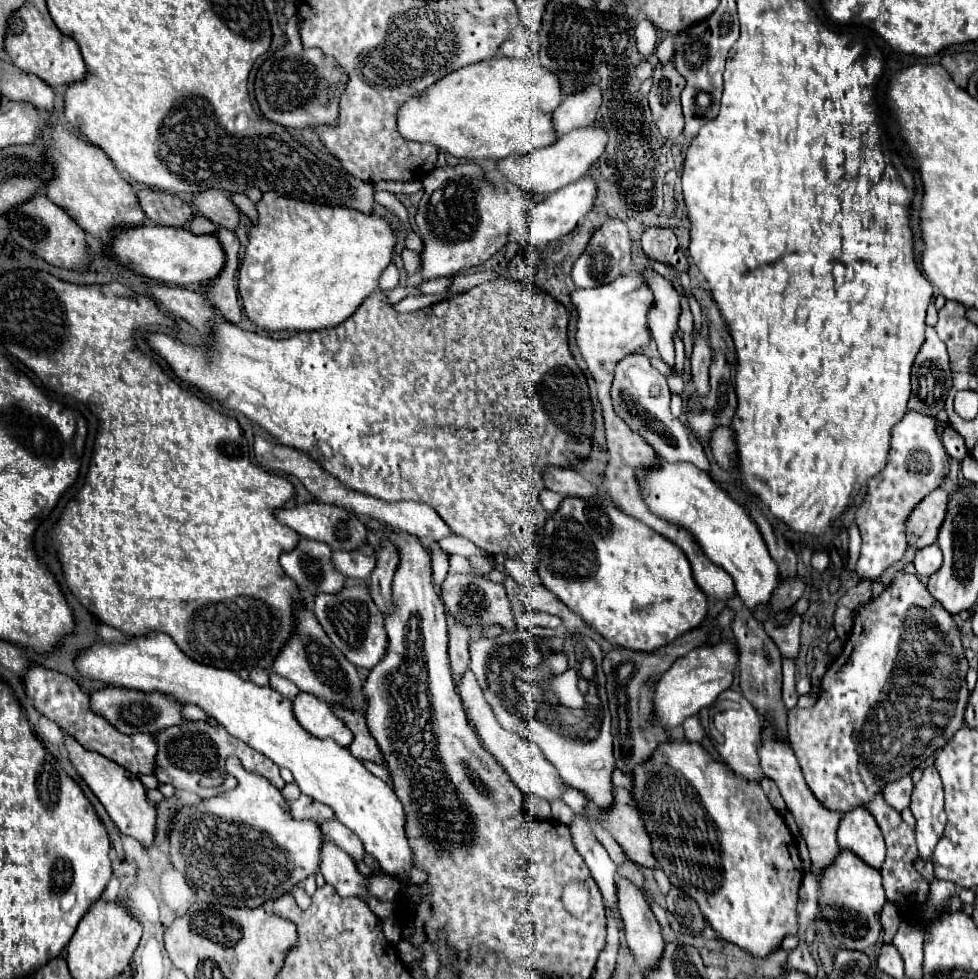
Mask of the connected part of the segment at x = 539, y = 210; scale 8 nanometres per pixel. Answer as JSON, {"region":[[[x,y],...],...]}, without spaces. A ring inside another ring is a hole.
{"region":[[[586,175],[584,179],[580,179],[572,185],[566,185],[562,189],[558,189],[558,193],[552,193],[550,197],[540,199],[534,205],[534,209],[530,209],[530,217],[528,217],[530,233],[528,233],[526,241],[530,245],[542,249],[544,245],[552,243],[554,239],[568,235],[578,225],[578,221],[592,209],[594,199],[596,199],[596,181],[590,175]]]}

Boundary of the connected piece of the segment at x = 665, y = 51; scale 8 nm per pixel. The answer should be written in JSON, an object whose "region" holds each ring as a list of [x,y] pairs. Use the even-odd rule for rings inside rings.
{"region":[[[664,35],[664,39],[656,47],[656,57],[660,59],[660,63],[668,63],[674,59],[674,43],[670,35]]]}

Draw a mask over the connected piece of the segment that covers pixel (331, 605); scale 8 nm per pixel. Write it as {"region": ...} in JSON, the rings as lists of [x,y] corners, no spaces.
{"region":[[[368,587],[346,589],[346,599],[342,599],[342,595],[318,593],[314,599],[314,615],[330,637],[330,641],[334,641],[334,645],[344,653],[344,657],[356,667],[370,671],[384,657],[388,649],[384,619],[378,607],[374,605]]]}

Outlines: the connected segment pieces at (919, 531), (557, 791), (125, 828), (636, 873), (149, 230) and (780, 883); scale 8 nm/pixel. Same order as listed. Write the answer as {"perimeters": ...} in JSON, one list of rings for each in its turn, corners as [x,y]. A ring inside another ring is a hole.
{"perimeters":[[[[936,489],[912,511],[906,521],[906,535],[912,547],[922,549],[936,541],[942,517],[946,517],[946,501],[950,501],[950,493]]],[[[464,673],[464,679],[460,683],[460,689],[458,689],[460,697],[462,697],[462,703],[466,707],[466,713],[468,713],[468,719],[476,725],[478,729],[478,735],[480,735],[480,741],[484,743],[484,747],[496,757],[496,761],[504,767],[504,771],[508,773],[508,777],[512,779],[512,783],[524,793],[524,795],[534,795],[538,799],[544,799],[548,803],[556,801],[556,799],[562,799],[562,779],[558,775],[558,771],[544,759],[542,751],[530,743],[530,741],[524,741],[522,737],[506,731],[494,717],[492,713],[492,707],[488,705],[488,701],[484,699],[484,693],[482,689],[478,687],[478,681],[474,677],[474,673]]],[[[66,737],[66,749],[70,753],[72,765],[76,767],[80,777],[88,783],[92,793],[100,799],[100,803],[104,805],[104,809],[108,811],[110,819],[120,829],[120,833],[134,837],[144,847],[150,847],[154,843],[154,835],[156,835],[156,805],[152,805],[148,801],[146,787],[140,783],[140,779],[126,773],[126,769],[122,769],[114,761],[110,761],[94,751],[84,749],[74,737]]],[[[626,857],[626,861],[624,861],[624,865],[616,871],[616,875],[620,877],[620,879],[626,879],[626,881],[630,881],[632,885],[636,885],[640,891],[644,891],[646,893],[646,885],[644,885],[644,875],[642,875],[642,871],[640,871],[640,867],[636,865],[636,863],[632,863],[630,861],[630,857]]],[[[140,225],[134,229],[118,231],[110,251],[120,263],[144,277],[154,281],[172,283],[180,287],[208,283],[218,277],[224,269],[226,255],[216,235],[194,235],[186,227],[164,227],[164,225]]],[[[668,741],[664,745],[658,747],[658,753],[654,753],[654,759],[644,763],[642,767],[636,769],[634,773],[634,789],[632,789],[632,797],[636,799],[636,803],[640,805],[642,811],[642,819],[646,823],[646,829],[650,833],[652,839],[652,849],[654,849],[654,857],[658,861],[658,865],[664,869],[664,873],[668,875],[670,883],[674,887],[678,887],[680,891],[684,891],[686,895],[690,895],[700,911],[704,913],[704,917],[708,919],[710,927],[726,941],[738,945],[740,949],[746,949],[752,957],[766,957],[766,953],[772,953],[774,949],[780,947],[782,939],[786,935],[796,935],[800,925],[798,925],[798,911],[796,911],[796,903],[798,903],[798,887],[800,887],[800,879],[802,879],[802,863],[798,857],[798,849],[796,849],[796,841],[790,835],[790,829],[784,823],[784,817],[776,813],[776,809],[770,805],[768,797],[764,795],[762,787],[758,783],[748,783],[744,779],[740,779],[738,775],[734,775],[730,769],[726,769],[726,765],[722,765],[720,761],[712,759],[702,745],[698,743],[678,743],[678,741]]]]}

